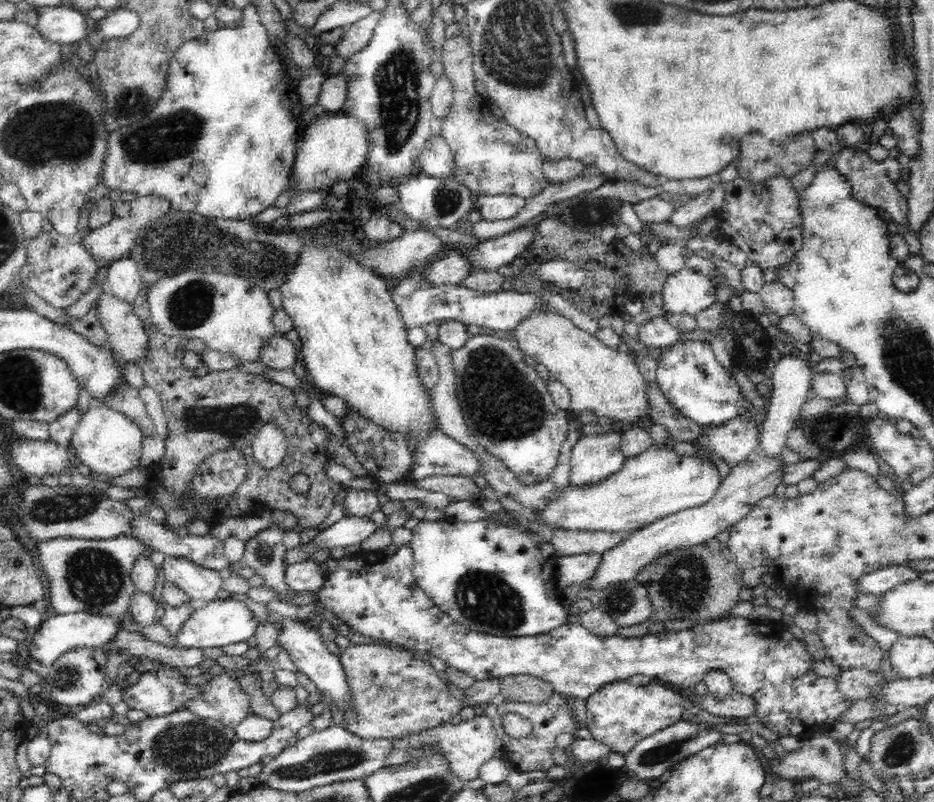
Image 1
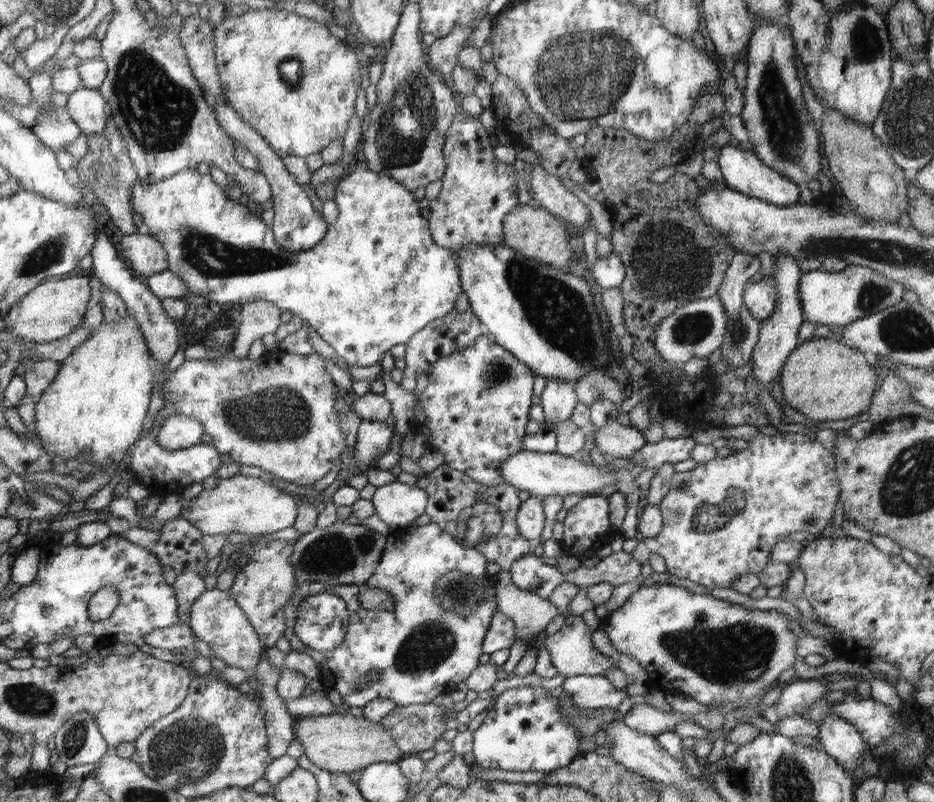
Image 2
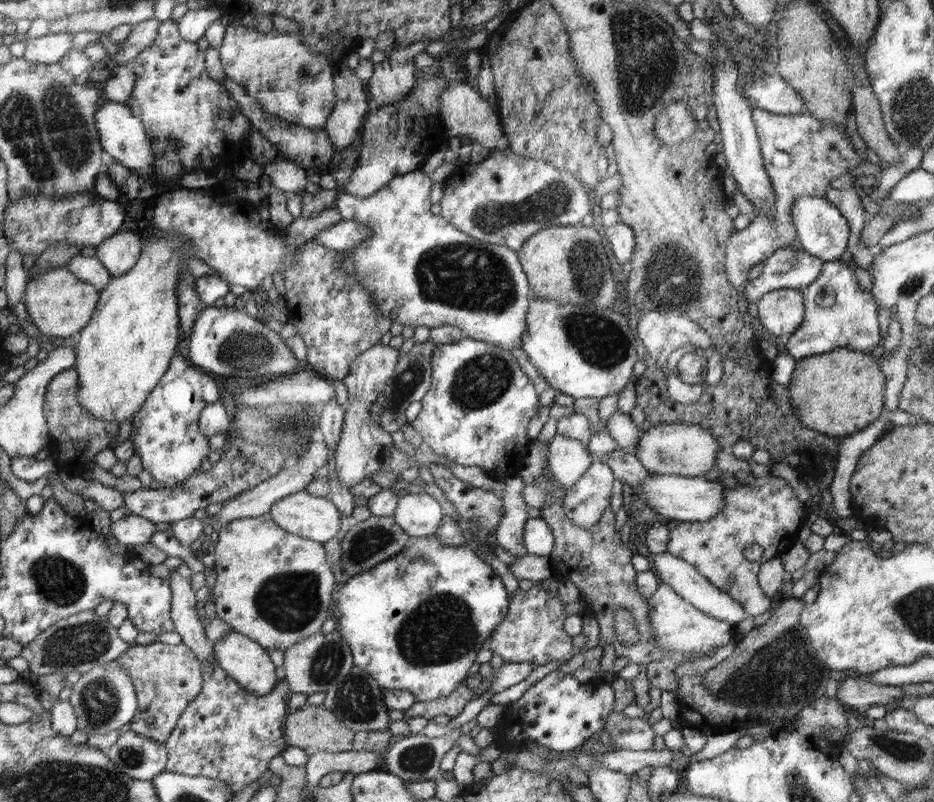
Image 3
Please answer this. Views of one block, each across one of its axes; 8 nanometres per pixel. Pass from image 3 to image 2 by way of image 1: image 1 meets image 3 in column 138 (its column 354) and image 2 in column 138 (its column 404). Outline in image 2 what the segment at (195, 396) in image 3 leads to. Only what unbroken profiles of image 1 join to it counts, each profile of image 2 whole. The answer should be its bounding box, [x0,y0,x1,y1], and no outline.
[129,400,222,497]

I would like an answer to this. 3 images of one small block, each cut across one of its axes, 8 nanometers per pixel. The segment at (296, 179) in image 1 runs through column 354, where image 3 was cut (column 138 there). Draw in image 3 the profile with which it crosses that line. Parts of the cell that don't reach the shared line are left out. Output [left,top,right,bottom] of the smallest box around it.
[94,99,157,180]

